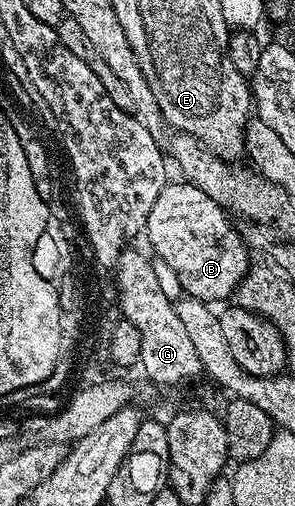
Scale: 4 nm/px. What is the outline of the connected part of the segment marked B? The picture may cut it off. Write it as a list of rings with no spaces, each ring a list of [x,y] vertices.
[[[166,184],[148,213],[145,238],[147,237],[148,243],[151,244],[150,252],[174,270],[186,296],[196,297],[199,301],[216,303],[215,301],[223,301],[226,297],[228,300],[234,294],[243,274],[247,272],[249,261],[239,235],[221,206],[215,202],[211,205],[187,205],[191,203],[191,199],[195,199],[198,190],[197,187],[187,184]]]

